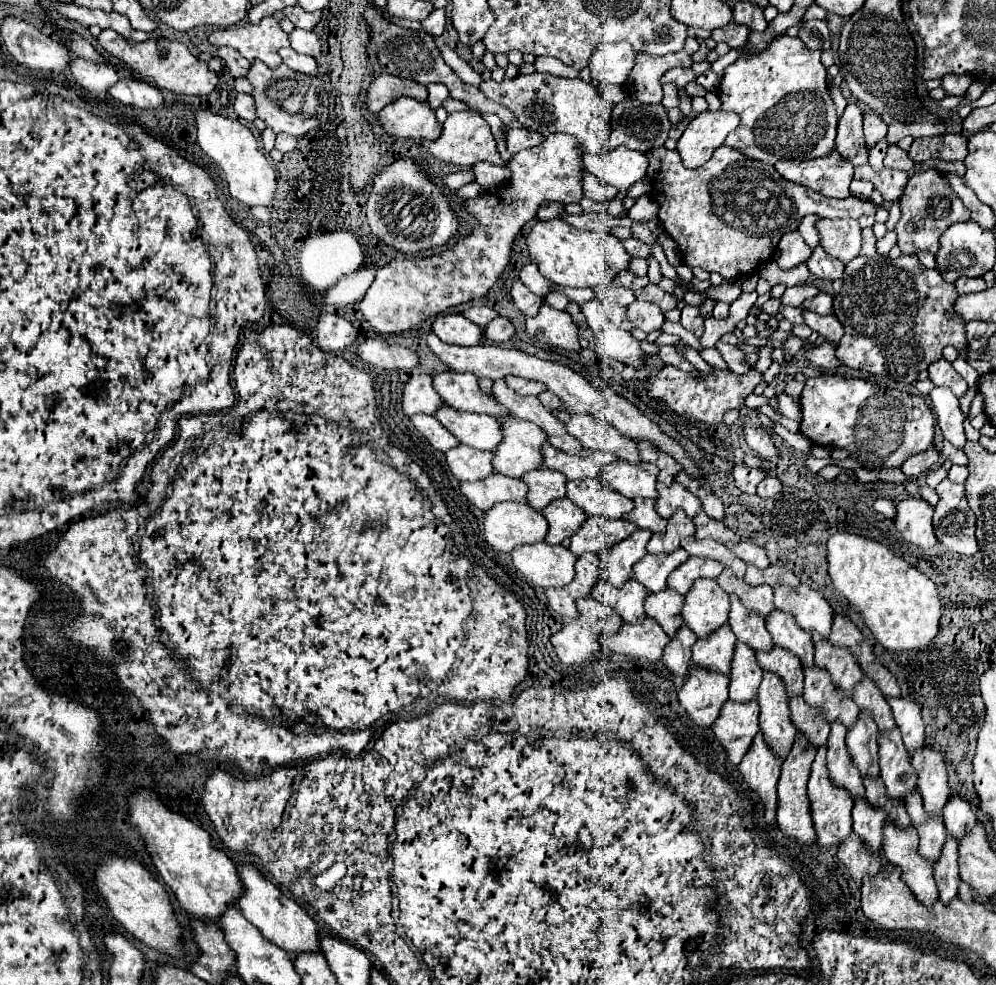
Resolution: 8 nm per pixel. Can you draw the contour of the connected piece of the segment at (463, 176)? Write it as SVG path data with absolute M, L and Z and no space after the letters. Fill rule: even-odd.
M468 171L448 173L448 175L444 175L444 177L442 177L442 185L444 185L444 187L448 187L448 189L458 189L458 187L462 187L462 185L470 183L470 181L474 181L474 175L472 175L472 173L468 173Z

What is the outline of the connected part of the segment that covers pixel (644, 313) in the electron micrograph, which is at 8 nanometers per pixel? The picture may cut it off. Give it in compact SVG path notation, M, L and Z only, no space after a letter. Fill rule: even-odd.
M634 301L628 309L626 309L628 319L642 329L644 333L652 333L658 331L664 325L664 313L658 309L658 305L648 303L648 301Z

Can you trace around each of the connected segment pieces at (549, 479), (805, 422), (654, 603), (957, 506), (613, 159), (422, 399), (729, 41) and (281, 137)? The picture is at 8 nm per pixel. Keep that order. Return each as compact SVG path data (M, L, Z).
M536 469L526 473L522 481L528 485L528 505L536 511L542 511L546 505L566 495L566 477L558 471Z
M824 373L806 381L800 405L804 437L814 445L848 449L850 459L858 459L870 469L902 467L906 459L924 453L934 443L934 417L922 395Z
M672 589L662 593L650 593L646 597L646 615L652 617L670 639L674 639L678 629L684 625L680 615L682 605L684 597L680 593L674 593Z
M944 479L936 487L936 493L940 497L934 511L934 533L938 541L952 553L974 555L978 551L974 537L976 517L964 497L964 485Z
M628 147L612 149L604 155L584 155L584 169L610 183L618 191L626 191L630 185L640 181L648 169L648 157L642 151Z
M412 375L404 389L404 399L402 407L406 415L416 415L416 413L426 413L434 415L440 407L444 405L442 397L436 393L432 385L430 375Z
M730 21L728 25L714 29L712 39L718 41L718 43L724 41L730 47L742 47L748 41L748 29L746 29L746 25L738 25L738 23Z
M278 133L276 135L276 149L286 153L286 151L292 151L296 149L296 139L292 135L286 135L286 133Z

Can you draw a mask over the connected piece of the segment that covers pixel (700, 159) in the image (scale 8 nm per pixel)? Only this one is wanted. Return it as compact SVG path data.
M702 111L694 117L678 139L678 153L684 159L686 167L704 165L710 159L710 153L720 147L730 131L740 123L736 113L726 111Z

